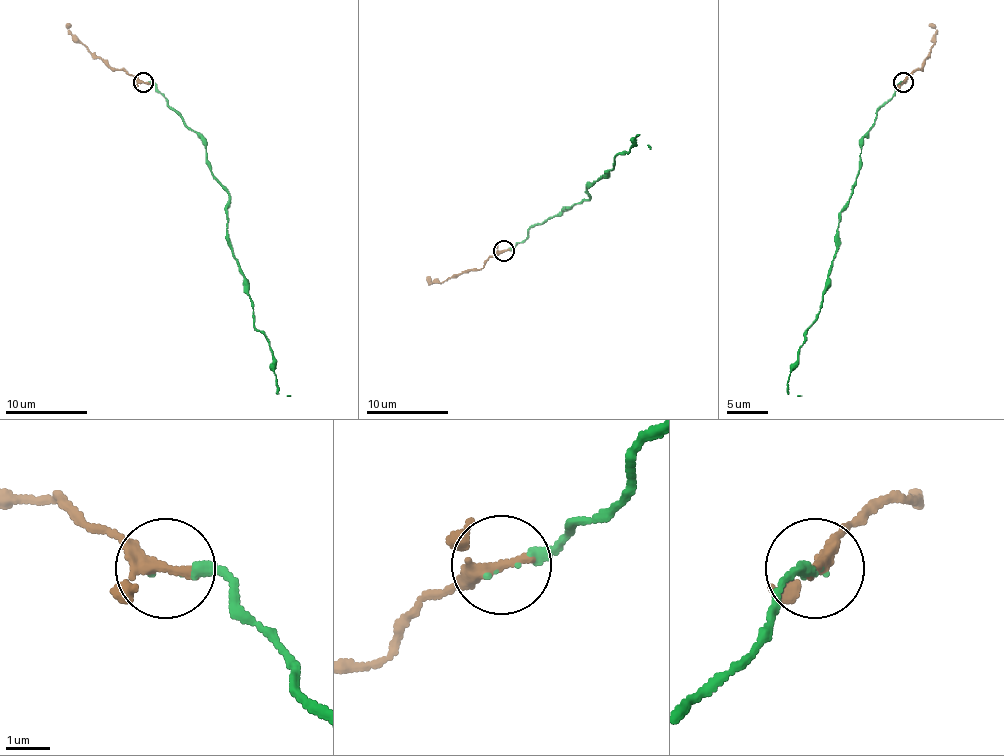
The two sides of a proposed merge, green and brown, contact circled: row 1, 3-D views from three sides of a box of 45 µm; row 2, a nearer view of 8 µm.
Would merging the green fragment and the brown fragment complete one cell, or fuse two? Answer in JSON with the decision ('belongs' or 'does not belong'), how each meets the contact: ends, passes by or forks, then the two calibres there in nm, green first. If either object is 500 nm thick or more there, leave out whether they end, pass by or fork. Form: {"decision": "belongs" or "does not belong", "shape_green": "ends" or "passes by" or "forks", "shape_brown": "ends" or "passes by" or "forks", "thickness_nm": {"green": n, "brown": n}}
{"decision": "belongs", "shape_green": "ends", "shape_brown": "passes by", "thickness_nm": {"green": 60, "brown": 260}}

